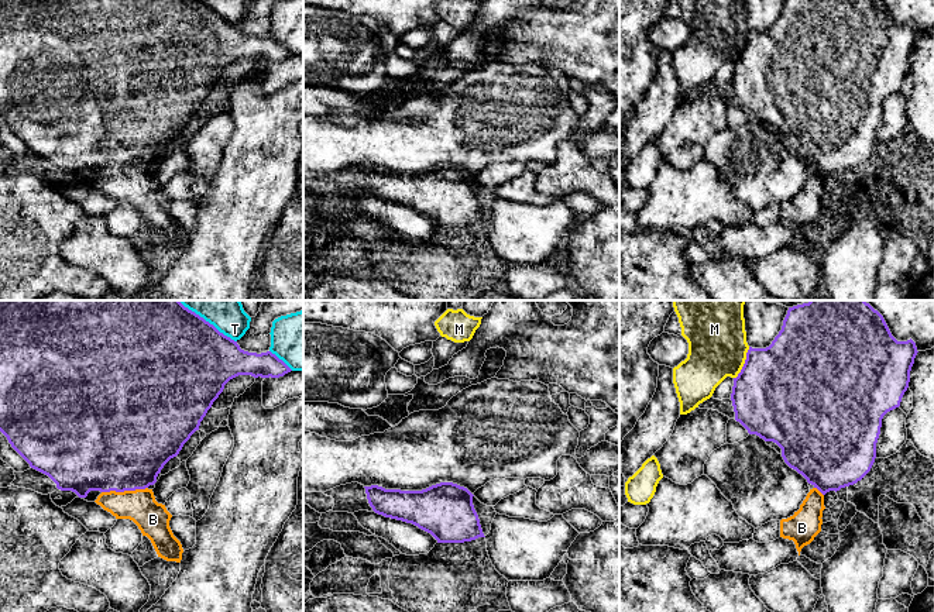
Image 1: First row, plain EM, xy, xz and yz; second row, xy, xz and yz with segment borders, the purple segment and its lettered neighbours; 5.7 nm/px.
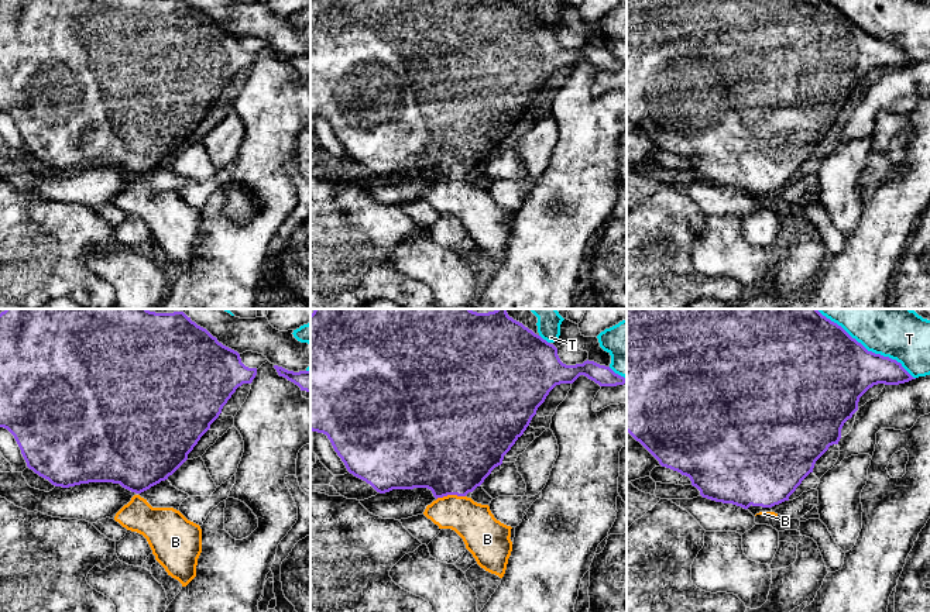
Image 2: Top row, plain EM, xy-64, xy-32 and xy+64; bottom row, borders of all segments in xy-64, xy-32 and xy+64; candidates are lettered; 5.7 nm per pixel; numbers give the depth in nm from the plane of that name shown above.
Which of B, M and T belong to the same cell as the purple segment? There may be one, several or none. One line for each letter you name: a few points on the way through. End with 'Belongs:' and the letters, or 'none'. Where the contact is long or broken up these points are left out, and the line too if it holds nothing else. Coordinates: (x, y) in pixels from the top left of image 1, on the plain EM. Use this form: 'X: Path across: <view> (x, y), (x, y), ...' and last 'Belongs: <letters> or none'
B: Path across: xy (120, 130), (124, 174), (153, 203)
Belongs: B

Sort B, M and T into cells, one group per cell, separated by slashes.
B / M / T

